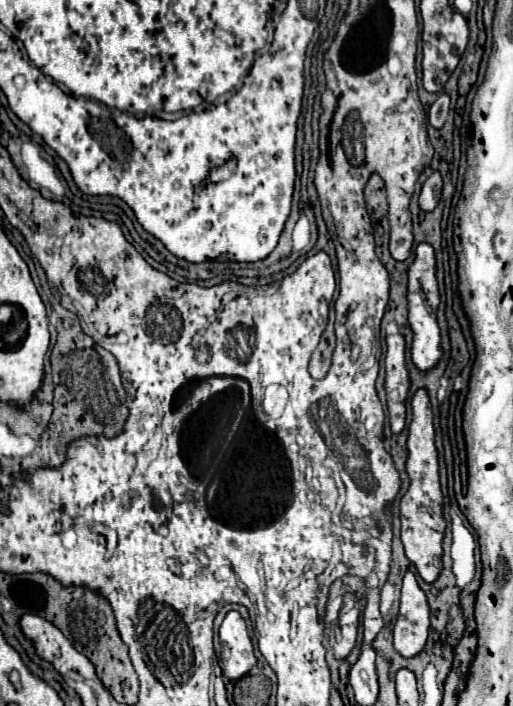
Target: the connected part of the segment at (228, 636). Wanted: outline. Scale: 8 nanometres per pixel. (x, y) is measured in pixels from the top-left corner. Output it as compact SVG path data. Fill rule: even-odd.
M238 611L226 613L218 637L222 643L222 663L226 677L234 681L244 677L256 665L256 657L246 623Z

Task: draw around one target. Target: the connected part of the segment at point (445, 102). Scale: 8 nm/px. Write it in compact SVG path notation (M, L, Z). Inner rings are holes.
M442 93L438 99L436 99L436 103L430 107L430 121L432 121L432 125L444 125L444 121L446 121L446 115L448 115L448 107L450 107L450 97L446 95L446 93Z

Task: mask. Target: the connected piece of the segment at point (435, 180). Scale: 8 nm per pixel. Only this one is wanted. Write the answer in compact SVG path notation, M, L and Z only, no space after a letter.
M434 172L422 185L422 191L420 191L420 209L424 211L432 211L438 201L440 201L441 191L443 186L443 179L439 172Z

